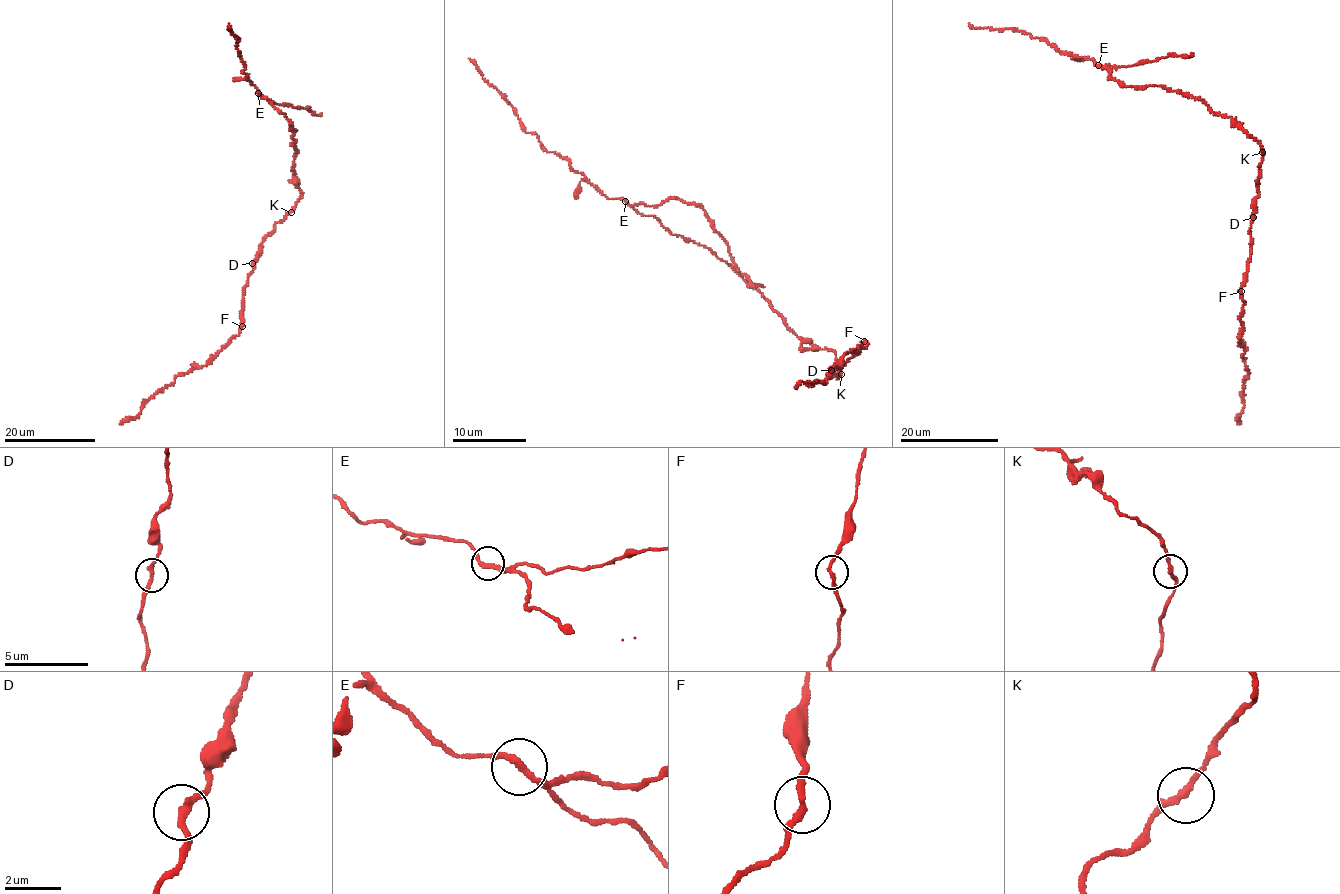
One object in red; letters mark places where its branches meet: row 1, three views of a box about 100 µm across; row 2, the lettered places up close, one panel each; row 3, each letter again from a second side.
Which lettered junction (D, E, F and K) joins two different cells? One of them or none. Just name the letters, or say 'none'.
E

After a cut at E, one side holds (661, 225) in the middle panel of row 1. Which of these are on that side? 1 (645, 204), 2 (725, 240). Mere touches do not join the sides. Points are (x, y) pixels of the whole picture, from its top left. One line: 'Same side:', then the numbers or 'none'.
Same side: none

